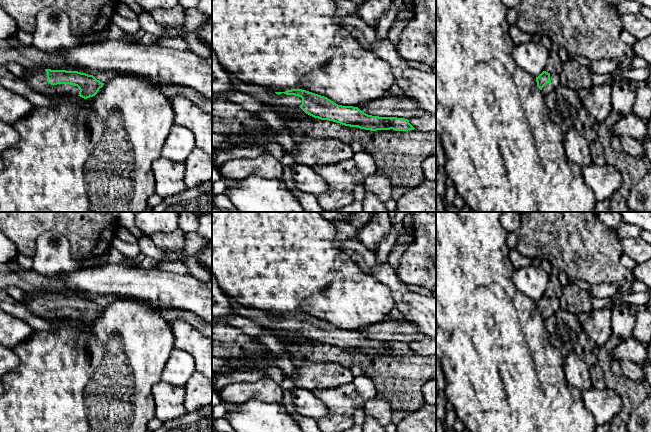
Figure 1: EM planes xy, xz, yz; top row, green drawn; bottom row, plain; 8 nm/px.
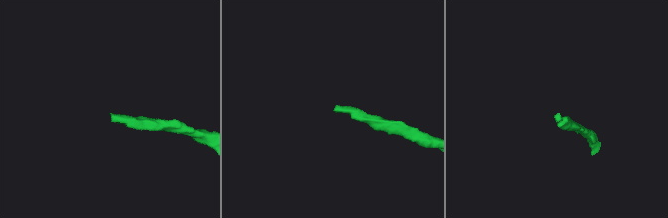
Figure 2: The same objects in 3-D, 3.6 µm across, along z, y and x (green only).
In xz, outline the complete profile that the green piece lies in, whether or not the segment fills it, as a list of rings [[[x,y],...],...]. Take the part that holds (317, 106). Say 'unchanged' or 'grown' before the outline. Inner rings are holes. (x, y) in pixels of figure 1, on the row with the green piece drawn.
grown | [[[226,72],[237,91],[244,92],[266,105],[299,106],[306,114],[314,118],[370,131],[390,129],[408,131],[415,129],[408,119],[368,115],[358,107],[338,105],[327,97],[302,89],[273,92],[263,86],[245,83],[234,74]]]

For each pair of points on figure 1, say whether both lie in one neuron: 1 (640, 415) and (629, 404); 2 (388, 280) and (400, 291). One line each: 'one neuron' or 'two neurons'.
1: two neurons
2: one neuron

